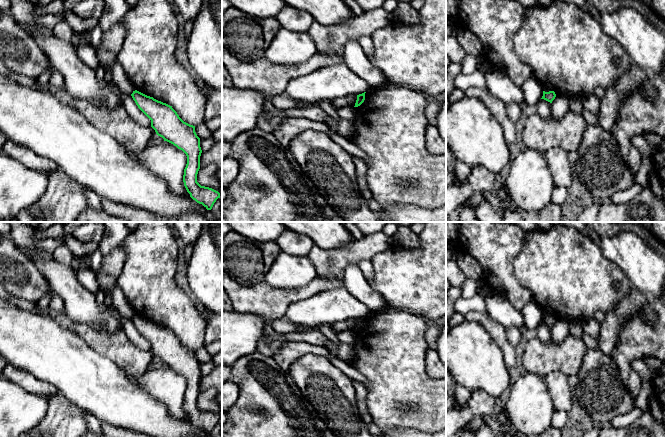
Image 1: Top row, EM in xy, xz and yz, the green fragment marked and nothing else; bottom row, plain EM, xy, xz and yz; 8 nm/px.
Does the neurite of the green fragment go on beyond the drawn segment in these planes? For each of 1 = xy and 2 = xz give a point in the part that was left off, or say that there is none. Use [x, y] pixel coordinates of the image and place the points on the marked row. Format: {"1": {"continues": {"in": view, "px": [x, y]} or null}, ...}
{"1": {"continues": null}, "2": {"continues": null}}

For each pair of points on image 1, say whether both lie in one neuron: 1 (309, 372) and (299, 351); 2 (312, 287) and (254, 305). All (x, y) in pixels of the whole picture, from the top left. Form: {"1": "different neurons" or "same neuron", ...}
{"1": "different neurons", "2": "same neuron"}

